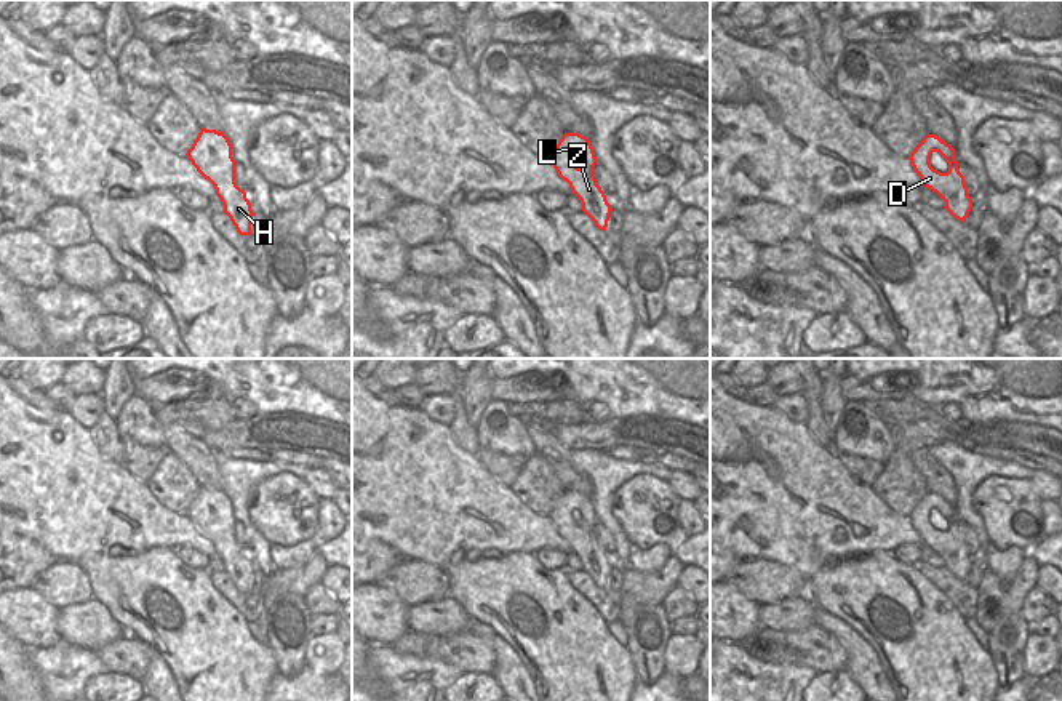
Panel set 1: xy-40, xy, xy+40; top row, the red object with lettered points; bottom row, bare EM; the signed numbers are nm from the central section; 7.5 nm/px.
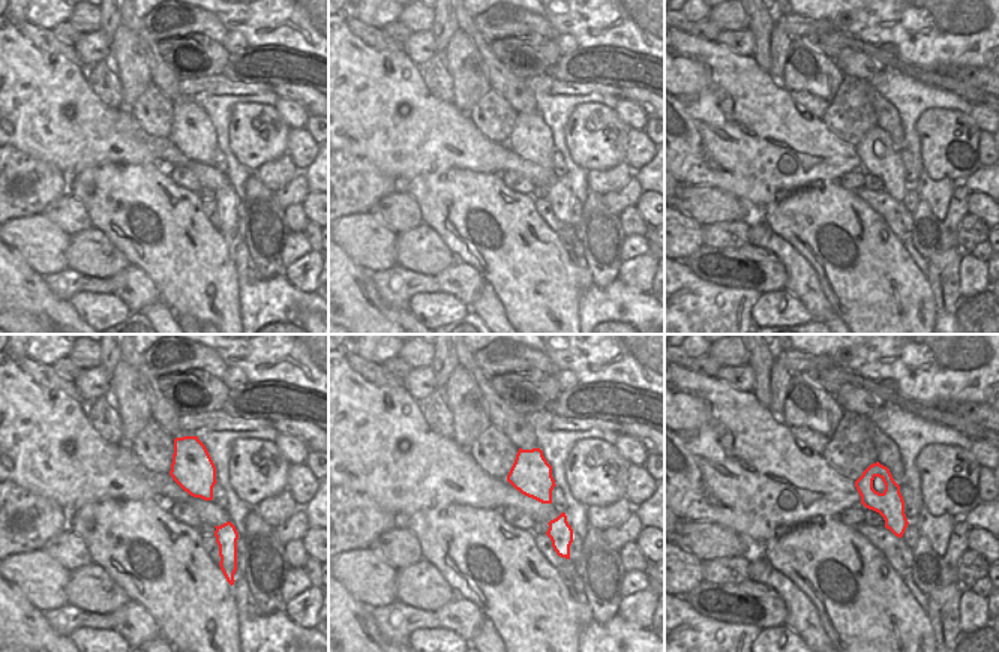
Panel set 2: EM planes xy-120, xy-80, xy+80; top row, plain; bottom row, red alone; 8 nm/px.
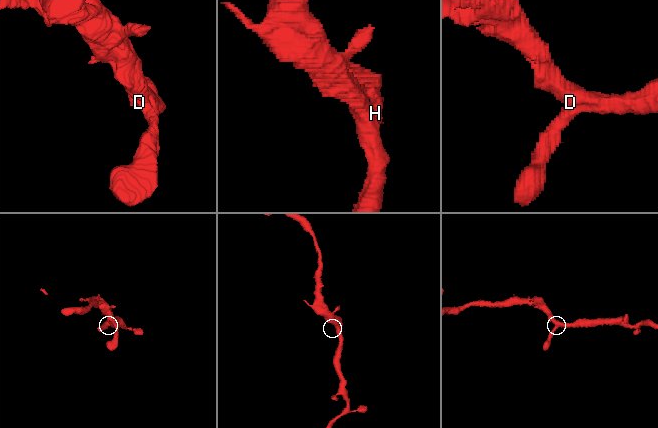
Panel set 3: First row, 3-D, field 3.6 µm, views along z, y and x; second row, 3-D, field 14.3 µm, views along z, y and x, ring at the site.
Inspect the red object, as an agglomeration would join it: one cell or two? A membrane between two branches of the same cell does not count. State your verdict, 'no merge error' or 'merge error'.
no merge error

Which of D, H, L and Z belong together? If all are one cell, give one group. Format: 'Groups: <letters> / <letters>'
Groups: D H L Z

